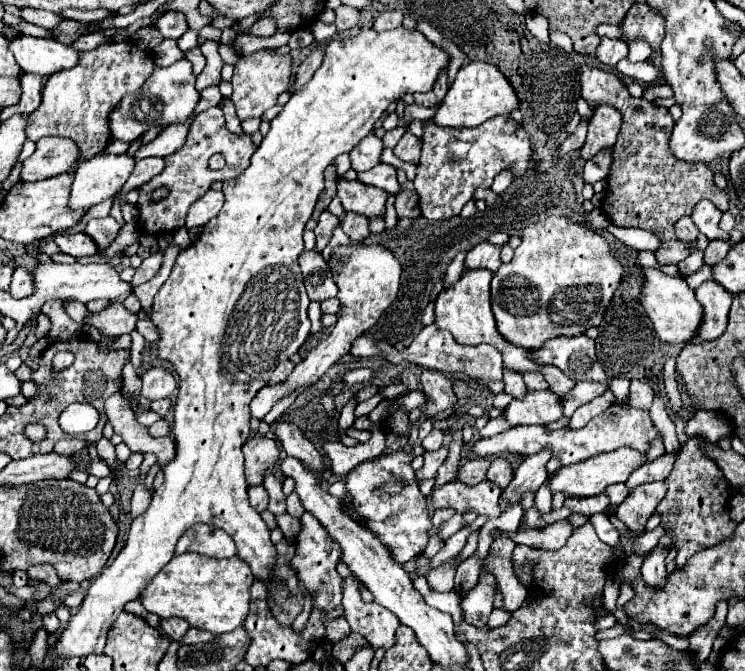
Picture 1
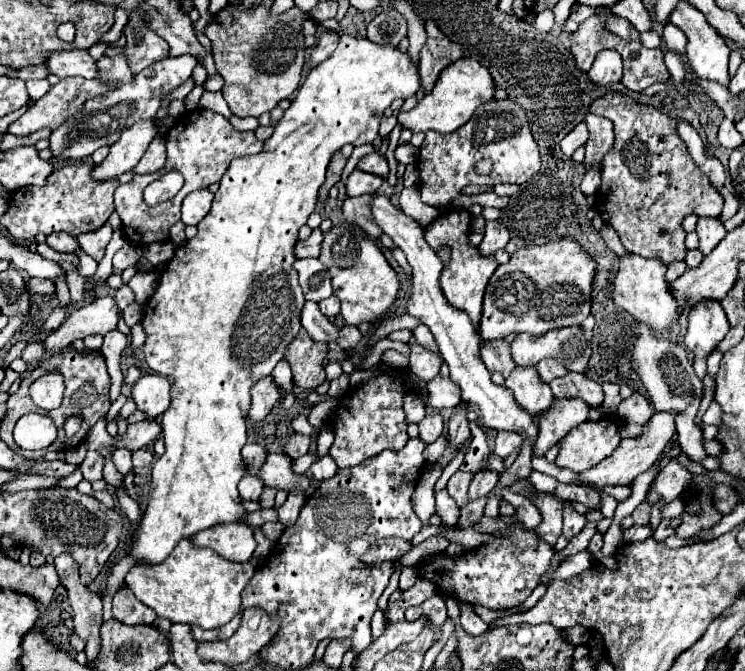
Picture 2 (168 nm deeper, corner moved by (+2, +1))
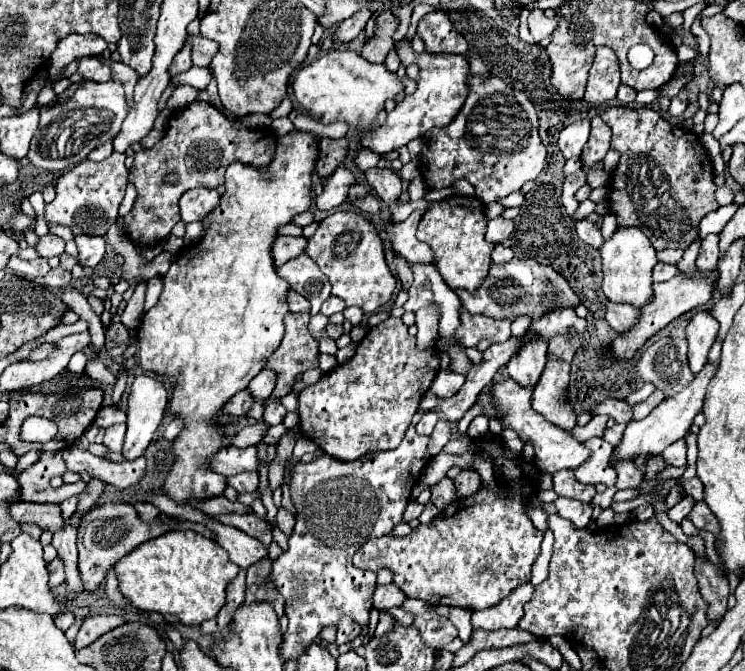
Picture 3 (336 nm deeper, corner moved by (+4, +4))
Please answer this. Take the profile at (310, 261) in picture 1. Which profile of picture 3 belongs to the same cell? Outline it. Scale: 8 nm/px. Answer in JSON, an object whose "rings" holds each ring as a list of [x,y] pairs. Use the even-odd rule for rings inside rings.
{"rings":[[[302,253],[296,259],[290,259],[278,269],[280,277],[284,277],[290,287],[306,297],[312,303],[312,315],[320,311],[320,305],[330,297],[330,281],[328,277],[320,271],[320,267],[306,255]]]}

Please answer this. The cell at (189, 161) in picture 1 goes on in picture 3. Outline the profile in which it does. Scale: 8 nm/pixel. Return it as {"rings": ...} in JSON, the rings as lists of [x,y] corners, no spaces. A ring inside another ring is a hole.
{"rings":[[[194,101],[184,109],[178,109],[170,115],[164,137],[152,147],[138,151],[134,155],[134,165],[128,173],[128,181],[136,187],[138,197],[134,201],[132,211],[124,217],[124,231],[132,239],[134,245],[154,245],[164,241],[172,227],[180,221],[178,213],[178,199],[184,191],[194,187],[208,187],[216,189],[224,183],[224,171],[232,161],[242,161],[250,165],[264,167],[276,149],[276,139],[256,131],[248,129],[238,121],[226,119],[214,105],[206,101]],[[204,149],[216,149],[220,155],[218,161],[208,161],[208,157],[202,157],[200,153]],[[164,173],[180,173],[180,183],[164,187],[162,177]]]}

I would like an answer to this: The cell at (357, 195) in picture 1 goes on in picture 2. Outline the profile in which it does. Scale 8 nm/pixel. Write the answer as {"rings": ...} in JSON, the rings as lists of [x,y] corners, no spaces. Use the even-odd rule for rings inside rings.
{"rings":[[[374,196],[374,204],[372,204],[372,214],[376,224],[394,240],[394,244],[406,254],[408,264],[412,266],[412,292],[408,298],[408,314],[418,318],[422,324],[426,324],[430,328],[430,332],[436,338],[438,350],[444,358],[444,362],[450,368],[450,378],[454,382],[460,384],[462,390],[462,400],[466,402],[474,402],[480,408],[482,414],[482,424],[486,428],[492,430],[506,430],[506,432],[516,432],[520,434],[524,440],[528,438],[532,448],[536,444],[538,438],[538,426],[534,424],[534,416],[528,414],[516,400],[514,394],[506,388],[506,386],[496,386],[490,378],[488,368],[484,366],[484,362],[478,356],[480,350],[480,334],[478,330],[472,326],[470,318],[466,316],[466,312],[454,308],[448,304],[448,300],[442,294],[442,288],[438,284],[438,276],[442,272],[442,260],[438,258],[438,254],[426,244],[424,240],[424,230],[422,226],[408,218],[406,214],[402,214],[402,210],[398,210],[396,206],[392,206],[392,202],[386,196]]]}

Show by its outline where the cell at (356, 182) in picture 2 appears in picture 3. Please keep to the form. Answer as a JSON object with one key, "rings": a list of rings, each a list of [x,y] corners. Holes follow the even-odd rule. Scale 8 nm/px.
{"rings":[[[338,167],[334,171],[334,175],[324,181],[324,193],[316,199],[318,209],[330,211],[330,209],[342,205],[346,201],[348,189],[352,185],[356,185],[356,177],[352,175],[352,171],[346,167]]]}

